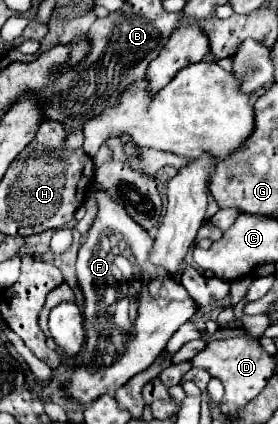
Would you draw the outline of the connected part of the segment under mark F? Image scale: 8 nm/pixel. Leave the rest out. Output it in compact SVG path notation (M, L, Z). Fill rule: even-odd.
M95 182L87 192L87 198L89 196L97 202L97 216L77 258L77 284L85 296L83 316L87 344L77 370L63 384L65 396L83 408L99 396L115 392L129 378L149 368L179 326L199 312L199 306L179 282L159 280L159 276L155 276L155 266L149 260L149 248L153 244L149 232L143 230L117 200L97 188ZM121 302L127 302L127 312L121 322L115 322L113 312Z

